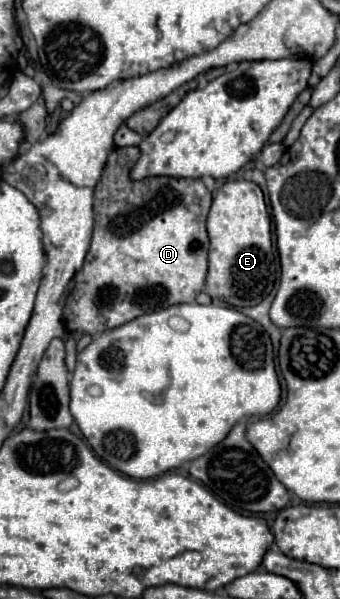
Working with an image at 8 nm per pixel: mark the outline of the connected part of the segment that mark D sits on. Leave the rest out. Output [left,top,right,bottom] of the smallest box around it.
[62,146,212,334]

